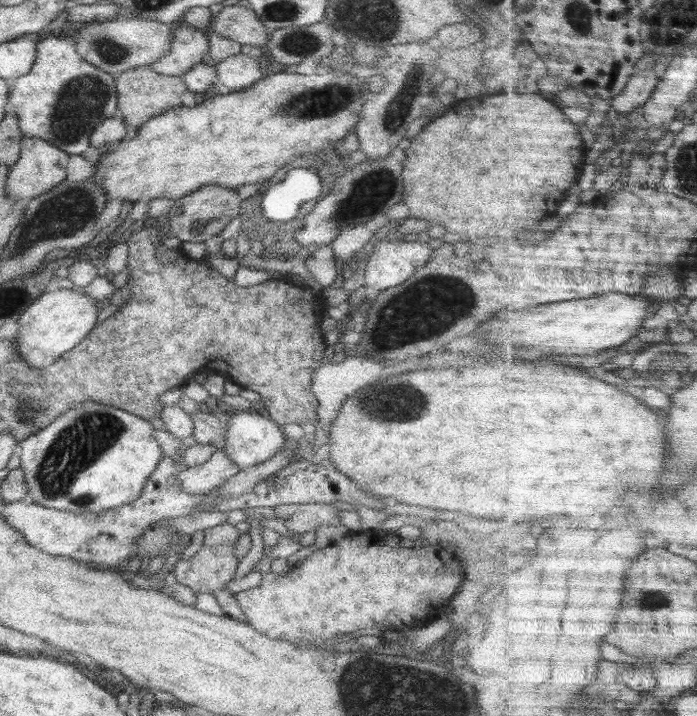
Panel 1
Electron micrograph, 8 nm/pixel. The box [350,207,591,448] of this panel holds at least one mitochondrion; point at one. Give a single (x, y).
(423, 317)

